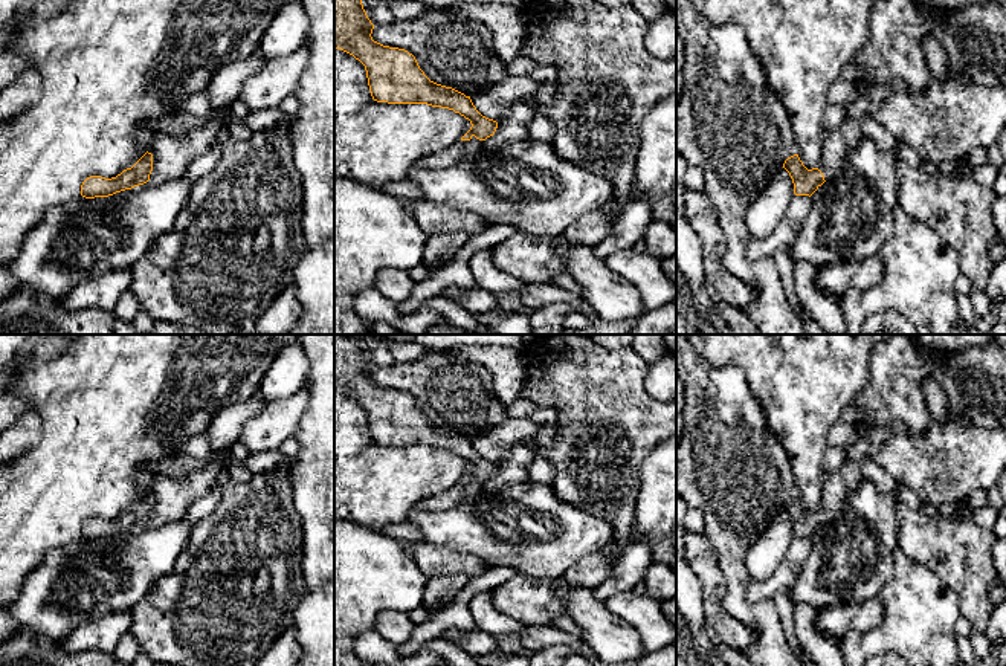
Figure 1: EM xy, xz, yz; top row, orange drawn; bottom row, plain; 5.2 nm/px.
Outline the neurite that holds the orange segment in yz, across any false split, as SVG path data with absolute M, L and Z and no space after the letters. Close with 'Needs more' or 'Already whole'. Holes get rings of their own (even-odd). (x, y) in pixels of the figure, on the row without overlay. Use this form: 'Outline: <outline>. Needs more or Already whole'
Outline: M957 420L933 425L925 434L916 434L902 422L867 428L847 448L840 469L823 475L818 510L808 512L798 496L785 503L795 538L811 539L824 524L844 515L849 496L863 480L866 458L927 504L966 503L974 490L997 486L1006 469L1006 429L960 425Z. Needs more

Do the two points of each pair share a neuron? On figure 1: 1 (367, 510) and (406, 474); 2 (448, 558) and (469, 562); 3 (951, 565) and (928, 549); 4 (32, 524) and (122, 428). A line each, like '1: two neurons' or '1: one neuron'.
1: one neuron
2: one neuron
3: one neuron
4: one neuron

